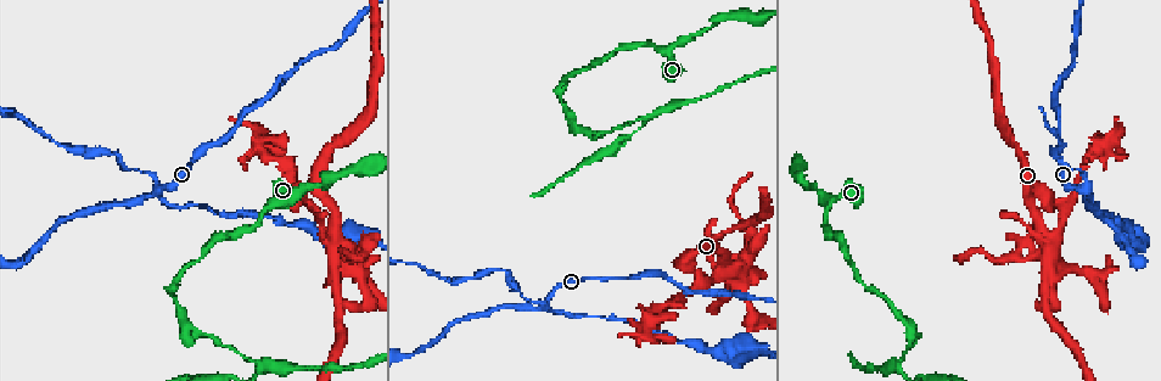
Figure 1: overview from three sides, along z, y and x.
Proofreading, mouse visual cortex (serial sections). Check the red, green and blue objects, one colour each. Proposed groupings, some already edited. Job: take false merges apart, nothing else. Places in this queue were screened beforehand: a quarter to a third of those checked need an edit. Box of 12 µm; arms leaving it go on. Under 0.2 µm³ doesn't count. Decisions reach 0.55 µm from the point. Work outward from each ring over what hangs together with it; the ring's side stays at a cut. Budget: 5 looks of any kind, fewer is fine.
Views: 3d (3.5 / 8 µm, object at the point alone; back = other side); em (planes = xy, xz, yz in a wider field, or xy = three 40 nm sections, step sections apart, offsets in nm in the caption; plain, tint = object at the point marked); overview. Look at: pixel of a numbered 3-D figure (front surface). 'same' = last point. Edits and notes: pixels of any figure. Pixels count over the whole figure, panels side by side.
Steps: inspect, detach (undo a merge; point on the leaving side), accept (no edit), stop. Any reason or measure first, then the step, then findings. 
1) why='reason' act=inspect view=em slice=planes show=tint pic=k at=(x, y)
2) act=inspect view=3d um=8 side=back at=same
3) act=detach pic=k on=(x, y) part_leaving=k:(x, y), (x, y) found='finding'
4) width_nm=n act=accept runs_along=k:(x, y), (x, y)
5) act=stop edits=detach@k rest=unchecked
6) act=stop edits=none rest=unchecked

why='four-way junction' act=inspect view=3d um=3.5 pic=1 at=(158, 194)

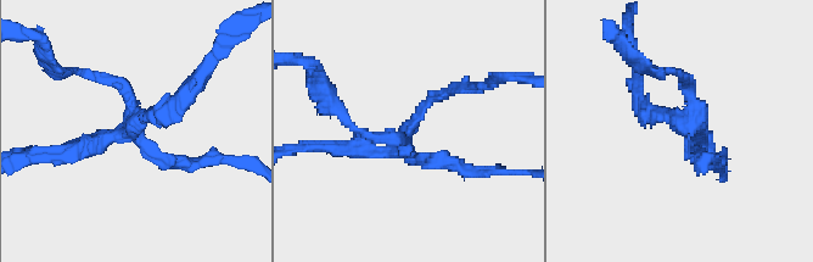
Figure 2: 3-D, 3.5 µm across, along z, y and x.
arms=4 arm_widths_nm=150,150,200,200 act=inspect view=em slice=xy step=3 show=tint pic=2 at=(132, 129)

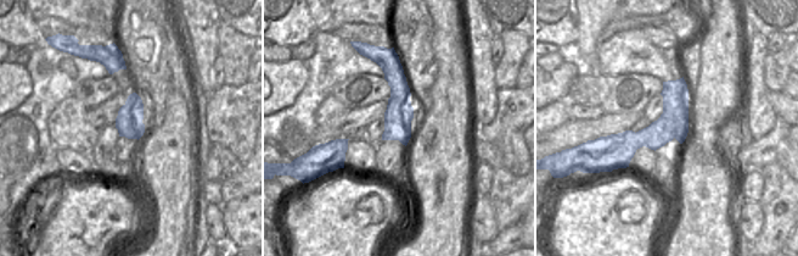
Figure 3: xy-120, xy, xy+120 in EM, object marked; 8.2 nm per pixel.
act=detach pic=2 on=(443, 154) border=3:(663, 112), (673, 121), (674, 137) found='a second cell is stuck on'

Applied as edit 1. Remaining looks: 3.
why='three-way junction' act=inspect view=3d um=3.5 pic=1 at=(260, 363)

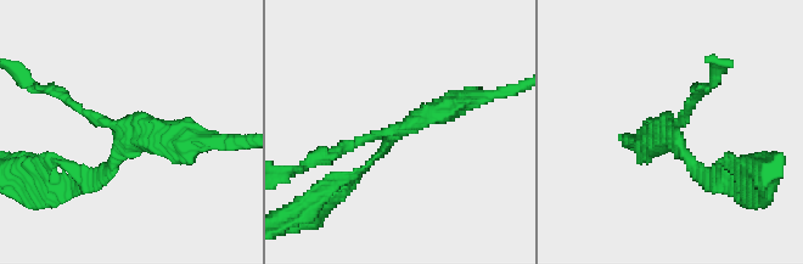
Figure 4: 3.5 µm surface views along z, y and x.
why='shape alone is not enough' act=inspect view=em slice=xy step=2 show=tint pic=4 at=(126, 131)

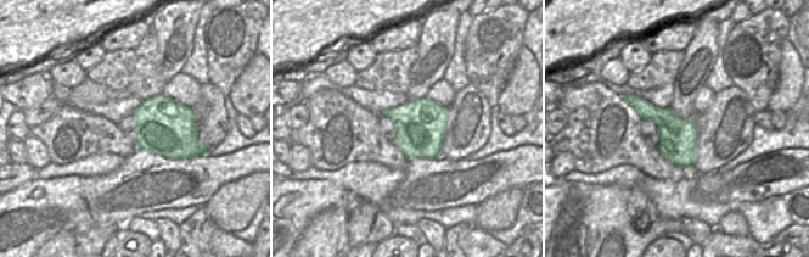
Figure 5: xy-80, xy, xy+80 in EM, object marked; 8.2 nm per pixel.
arm_widths_nm=100,150,300 act=accept runs_along=4:(330, 157), (348, 144), (471, 101) found='one cell here'

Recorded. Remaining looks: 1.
act=stop edits=detach@2 rest=unchecked

